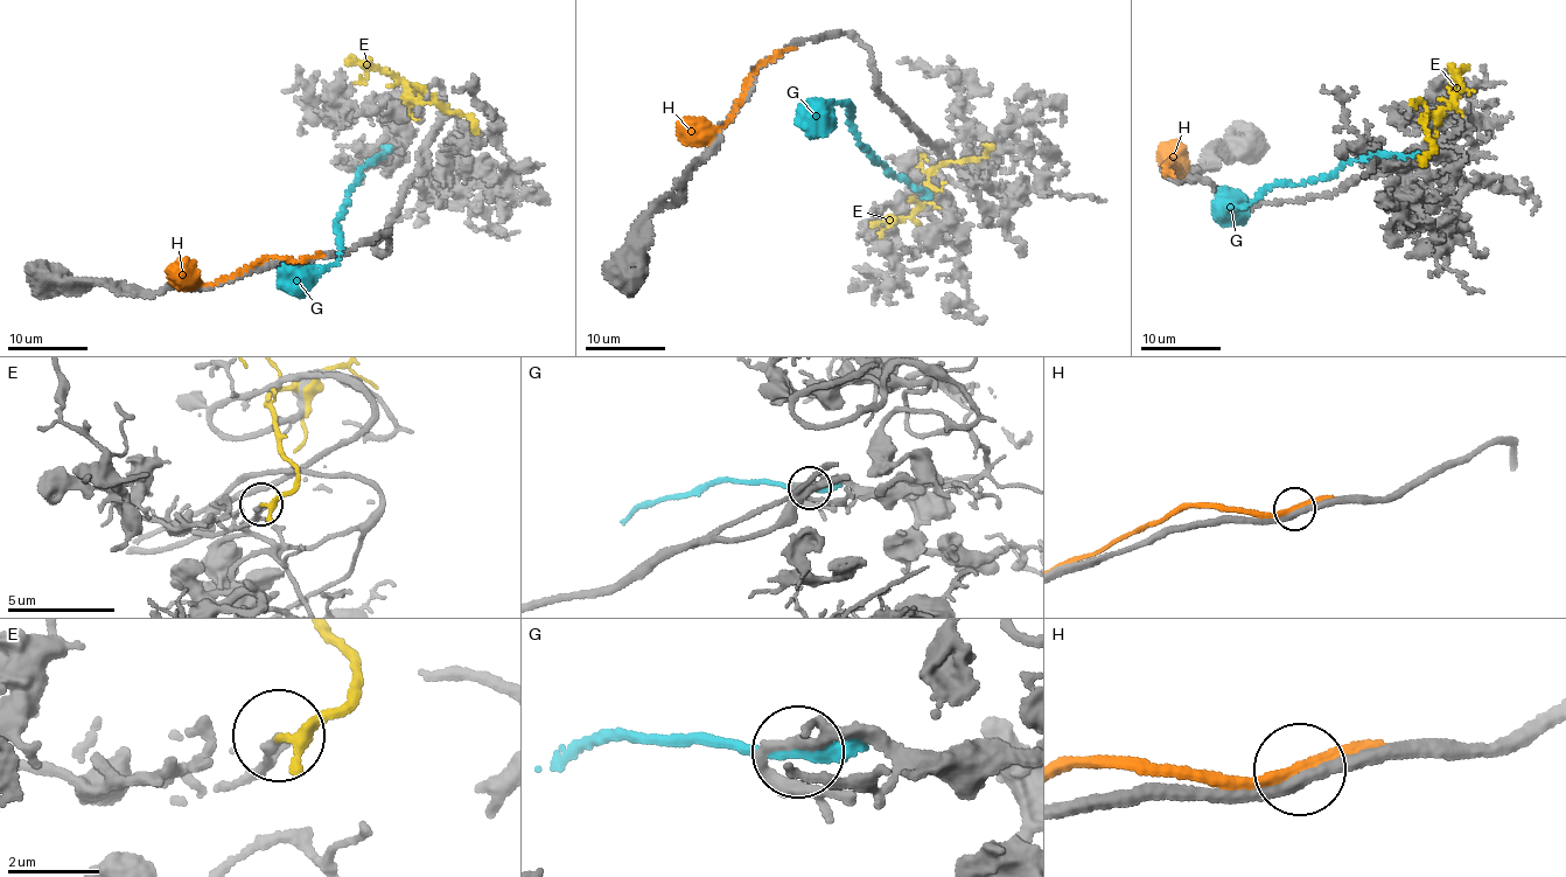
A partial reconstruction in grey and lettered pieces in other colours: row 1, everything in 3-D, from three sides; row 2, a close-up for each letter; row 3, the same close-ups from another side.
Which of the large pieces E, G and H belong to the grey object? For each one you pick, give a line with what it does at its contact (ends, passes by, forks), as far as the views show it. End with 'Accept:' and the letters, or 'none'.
Accept: none

